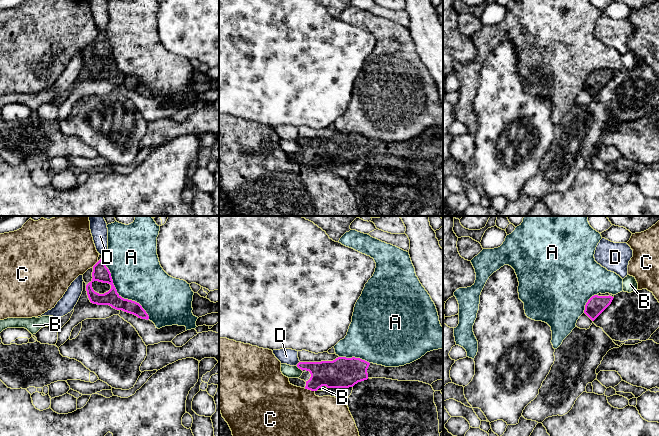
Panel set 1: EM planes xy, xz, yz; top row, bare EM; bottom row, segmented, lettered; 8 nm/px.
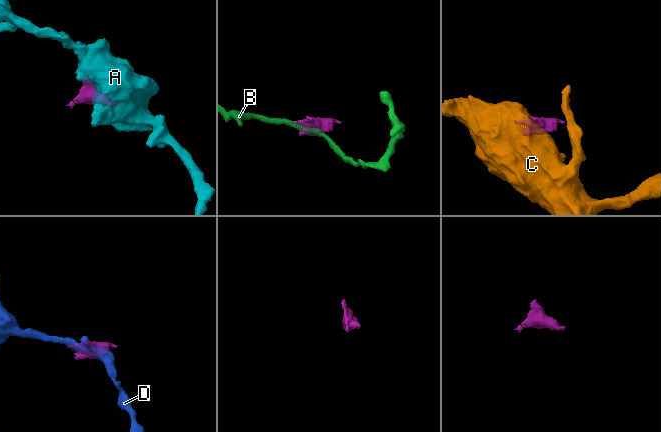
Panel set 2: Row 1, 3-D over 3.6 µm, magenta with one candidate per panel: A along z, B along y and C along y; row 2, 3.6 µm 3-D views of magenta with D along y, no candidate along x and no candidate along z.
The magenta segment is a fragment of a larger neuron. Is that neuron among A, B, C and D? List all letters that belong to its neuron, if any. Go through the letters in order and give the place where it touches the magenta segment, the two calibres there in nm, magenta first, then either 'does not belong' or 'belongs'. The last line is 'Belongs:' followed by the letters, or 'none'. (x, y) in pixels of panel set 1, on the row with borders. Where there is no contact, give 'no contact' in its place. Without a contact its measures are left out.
A: xy (120, 296) | 140/400 nm | does not belong
B: xz (299, 368) | 200/100 nm | does not belong
C: xz (309, 389) | 220/420 nm | does not belong
D: xz (298, 363) | 200/130 nm | does not belong
Belongs: none

